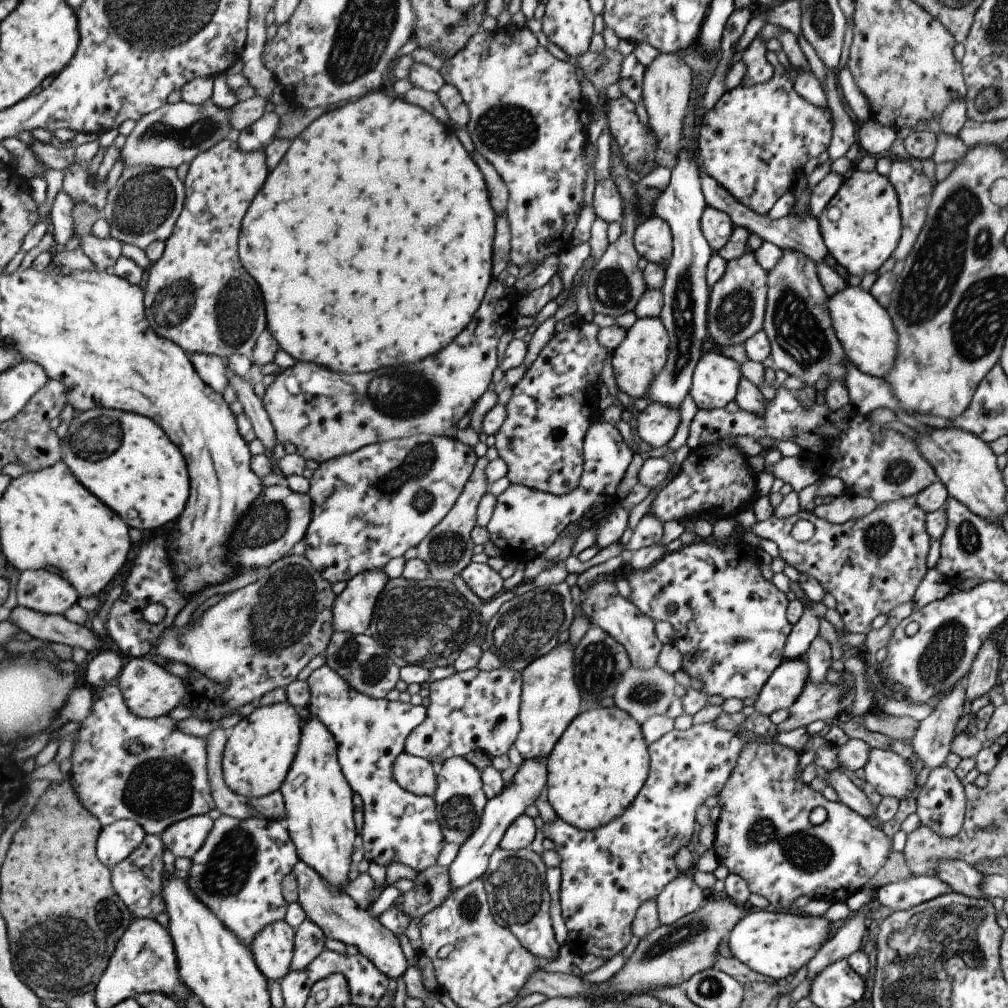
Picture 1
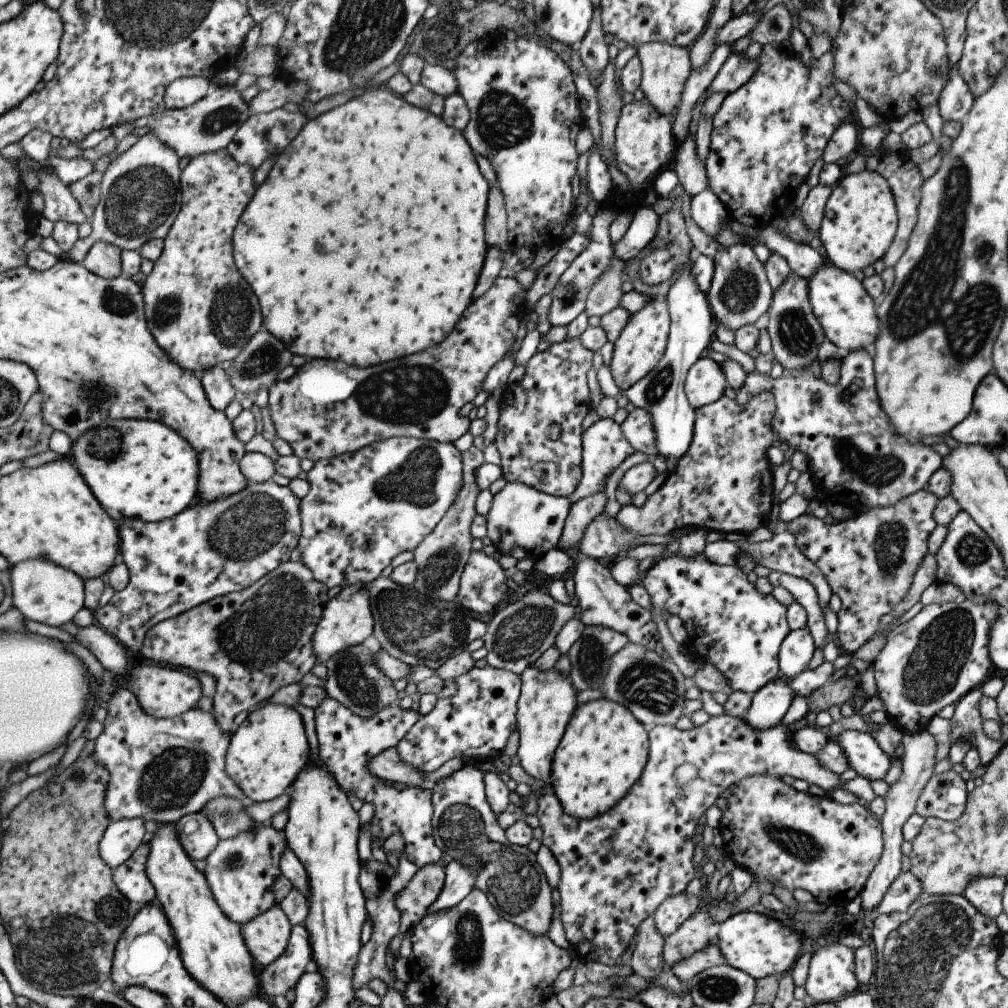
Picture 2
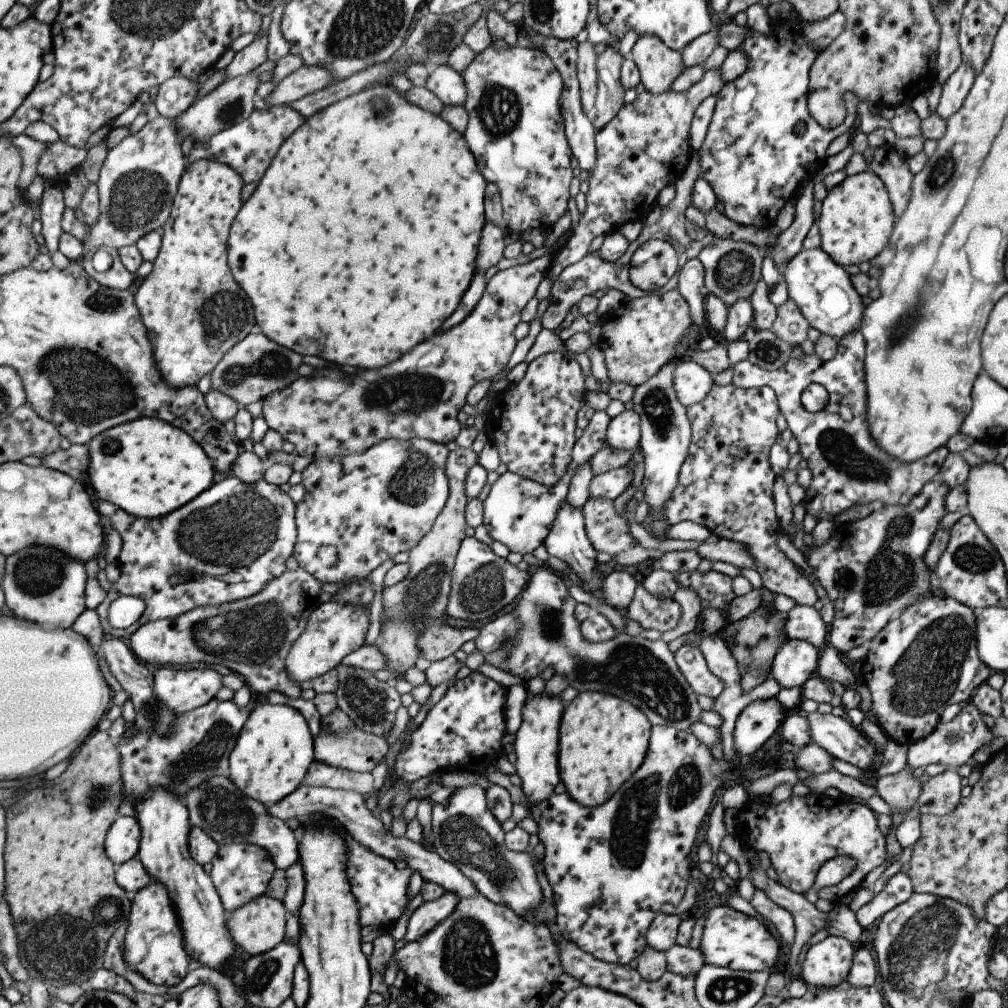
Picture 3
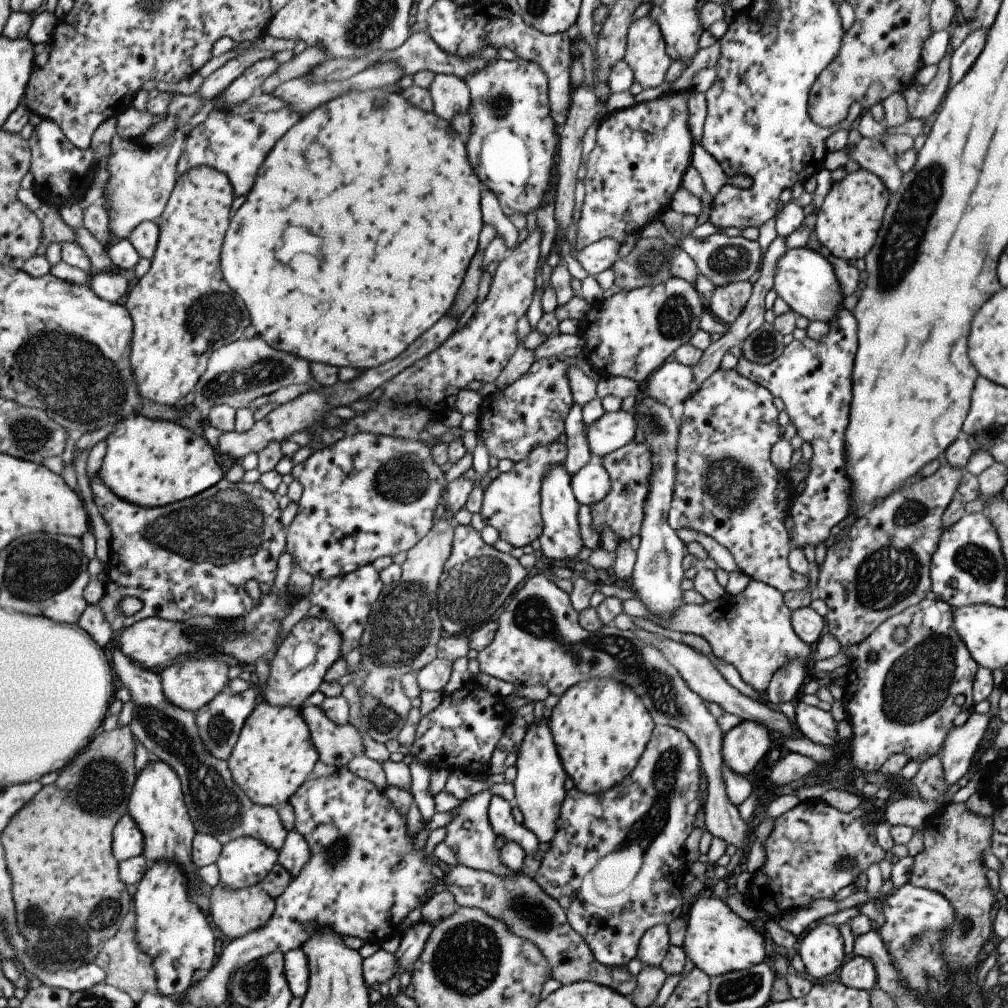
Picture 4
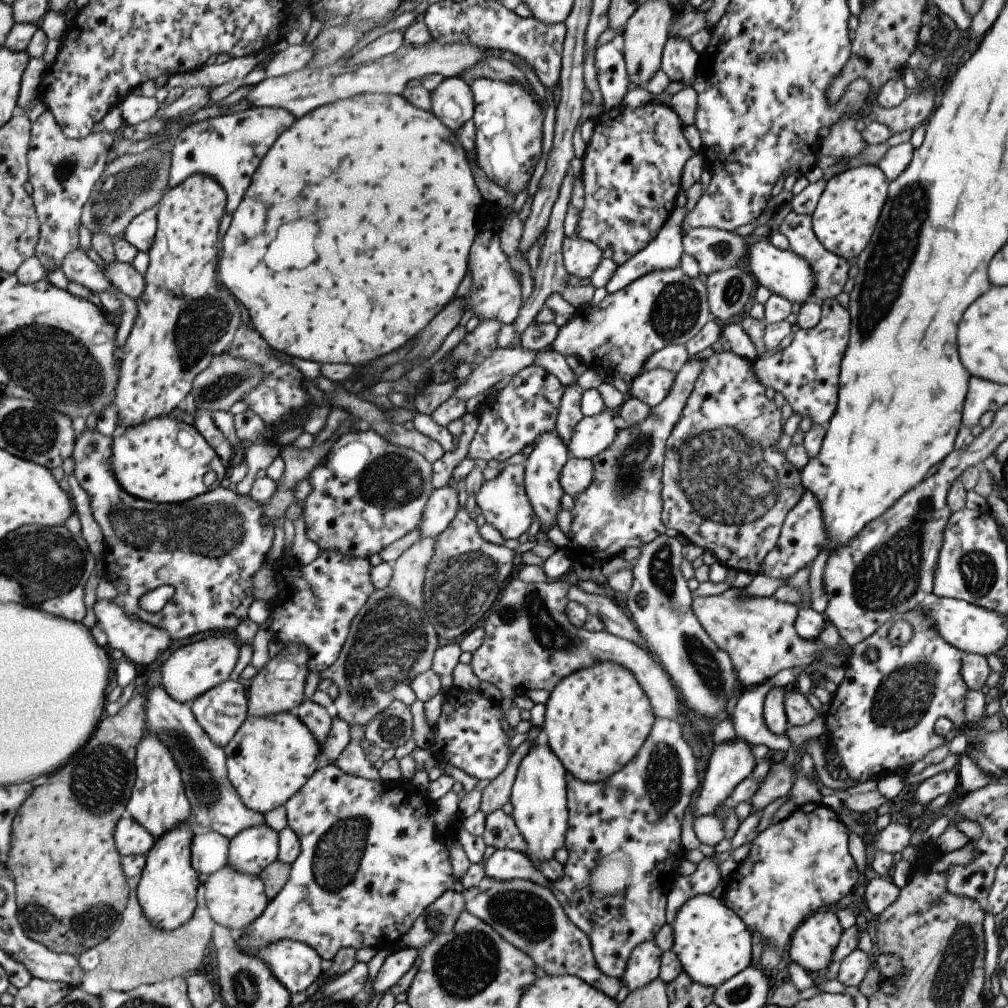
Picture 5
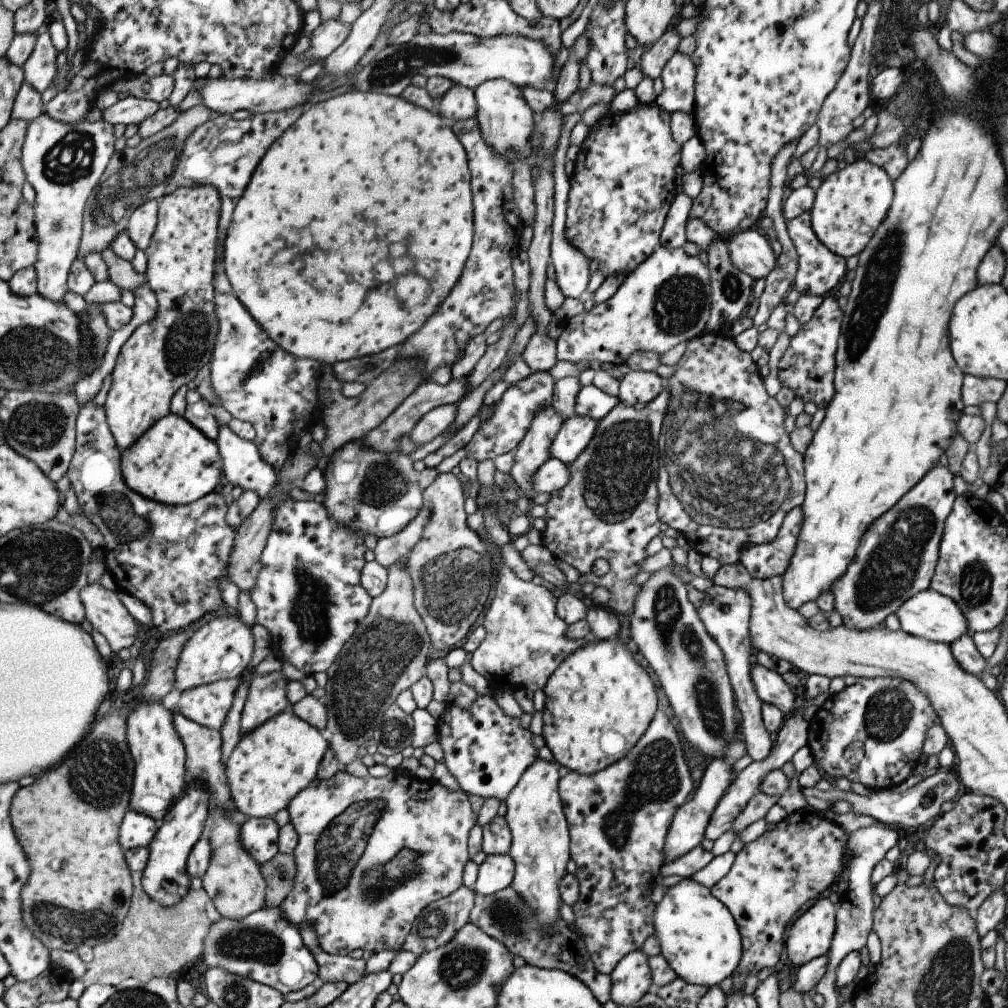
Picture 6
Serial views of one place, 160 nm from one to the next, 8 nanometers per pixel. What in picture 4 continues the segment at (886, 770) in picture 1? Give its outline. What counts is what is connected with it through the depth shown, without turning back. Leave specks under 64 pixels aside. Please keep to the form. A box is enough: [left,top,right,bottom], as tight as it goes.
[794,701,836,747]

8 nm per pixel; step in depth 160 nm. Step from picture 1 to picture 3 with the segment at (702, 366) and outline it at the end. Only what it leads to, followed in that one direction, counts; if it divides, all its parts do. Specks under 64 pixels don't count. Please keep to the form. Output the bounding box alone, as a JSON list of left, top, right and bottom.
[671,359,713,407]

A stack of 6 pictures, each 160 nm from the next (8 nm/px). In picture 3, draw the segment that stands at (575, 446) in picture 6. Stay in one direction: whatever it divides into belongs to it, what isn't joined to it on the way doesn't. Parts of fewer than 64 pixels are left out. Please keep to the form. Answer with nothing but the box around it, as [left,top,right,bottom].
[605,410,639,450]

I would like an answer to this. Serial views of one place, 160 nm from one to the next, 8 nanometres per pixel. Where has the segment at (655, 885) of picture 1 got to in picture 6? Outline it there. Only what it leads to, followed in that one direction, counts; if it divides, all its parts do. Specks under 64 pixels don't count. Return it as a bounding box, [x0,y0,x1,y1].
[558,709,693,975]

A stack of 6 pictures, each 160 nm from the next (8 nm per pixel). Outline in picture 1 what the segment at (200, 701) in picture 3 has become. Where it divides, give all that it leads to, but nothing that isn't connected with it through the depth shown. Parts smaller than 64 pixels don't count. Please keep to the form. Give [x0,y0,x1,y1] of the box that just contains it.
[117,657,187,719]

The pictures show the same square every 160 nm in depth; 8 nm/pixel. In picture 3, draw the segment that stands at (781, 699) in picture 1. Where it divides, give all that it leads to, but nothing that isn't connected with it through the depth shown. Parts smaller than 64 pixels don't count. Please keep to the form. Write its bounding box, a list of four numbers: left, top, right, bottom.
[731,697,785,758]

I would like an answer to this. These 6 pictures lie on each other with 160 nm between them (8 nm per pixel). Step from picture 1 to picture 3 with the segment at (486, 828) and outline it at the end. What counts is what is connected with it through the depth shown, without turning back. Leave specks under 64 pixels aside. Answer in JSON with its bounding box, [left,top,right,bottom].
[403,892,458,943]

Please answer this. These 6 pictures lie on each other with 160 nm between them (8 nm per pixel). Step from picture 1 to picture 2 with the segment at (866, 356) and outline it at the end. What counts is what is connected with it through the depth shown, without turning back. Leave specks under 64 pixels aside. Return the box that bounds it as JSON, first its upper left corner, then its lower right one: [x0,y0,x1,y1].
[805,261,879,353]

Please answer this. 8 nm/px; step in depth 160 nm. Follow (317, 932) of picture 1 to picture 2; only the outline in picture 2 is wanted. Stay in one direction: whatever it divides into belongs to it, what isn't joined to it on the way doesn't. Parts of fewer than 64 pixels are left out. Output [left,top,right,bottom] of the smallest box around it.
[257,924,311,999]

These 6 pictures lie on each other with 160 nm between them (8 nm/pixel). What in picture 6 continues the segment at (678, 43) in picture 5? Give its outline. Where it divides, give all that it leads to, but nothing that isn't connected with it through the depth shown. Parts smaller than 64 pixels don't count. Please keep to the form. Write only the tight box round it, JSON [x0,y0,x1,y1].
[654,50,695,115]

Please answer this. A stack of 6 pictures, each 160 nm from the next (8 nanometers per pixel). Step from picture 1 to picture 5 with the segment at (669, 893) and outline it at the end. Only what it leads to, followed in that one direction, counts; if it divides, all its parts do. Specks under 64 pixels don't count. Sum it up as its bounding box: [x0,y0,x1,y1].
[620,939,662,992]

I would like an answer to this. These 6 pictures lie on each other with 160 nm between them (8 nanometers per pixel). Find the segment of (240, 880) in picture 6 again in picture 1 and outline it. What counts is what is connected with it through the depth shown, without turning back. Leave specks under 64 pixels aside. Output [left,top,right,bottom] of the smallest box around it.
[248,920,294,983]

